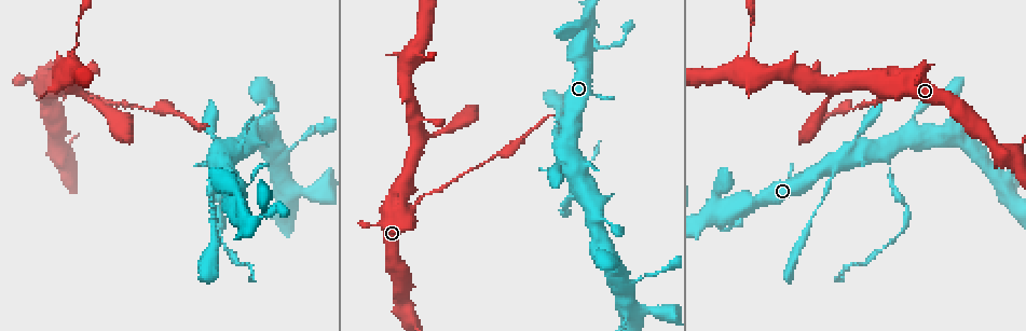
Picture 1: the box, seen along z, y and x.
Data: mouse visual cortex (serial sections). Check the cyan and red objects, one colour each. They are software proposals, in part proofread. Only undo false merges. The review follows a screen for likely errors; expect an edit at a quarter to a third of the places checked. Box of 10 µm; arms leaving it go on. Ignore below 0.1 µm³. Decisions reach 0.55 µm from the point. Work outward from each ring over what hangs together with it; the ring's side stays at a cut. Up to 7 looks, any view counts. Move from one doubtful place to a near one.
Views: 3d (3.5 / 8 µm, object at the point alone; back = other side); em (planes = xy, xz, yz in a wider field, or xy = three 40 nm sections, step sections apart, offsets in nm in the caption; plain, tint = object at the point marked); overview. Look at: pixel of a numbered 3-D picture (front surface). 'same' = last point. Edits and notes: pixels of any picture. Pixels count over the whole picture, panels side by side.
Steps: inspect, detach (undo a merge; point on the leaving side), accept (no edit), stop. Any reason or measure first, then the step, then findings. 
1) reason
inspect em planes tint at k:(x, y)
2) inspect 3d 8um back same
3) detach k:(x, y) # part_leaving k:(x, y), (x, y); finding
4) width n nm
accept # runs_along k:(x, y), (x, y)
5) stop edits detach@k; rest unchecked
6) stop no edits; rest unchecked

thin neck
inspect 3d 3.5um at 1:(94, 100)

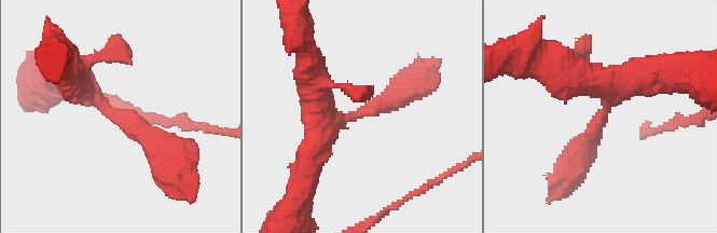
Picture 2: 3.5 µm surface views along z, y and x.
inspect em planes plain at 2:(601, 118)

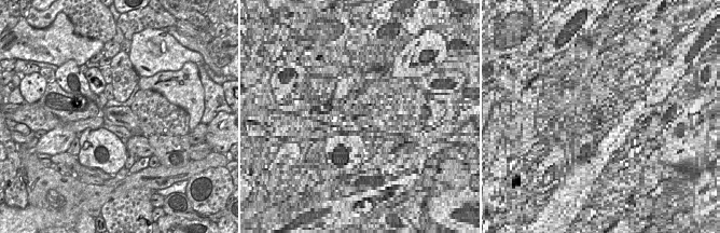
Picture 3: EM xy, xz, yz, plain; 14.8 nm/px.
inspect em planes tint same

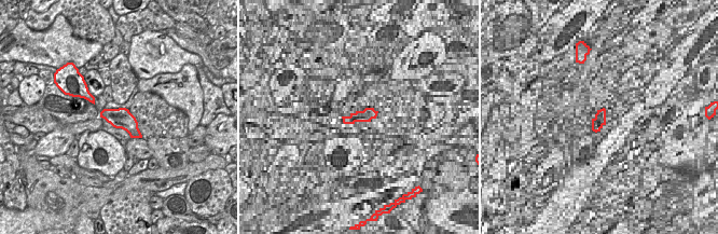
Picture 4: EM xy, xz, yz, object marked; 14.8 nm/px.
accept # runs_along 2:(74, 79), (145, 135), (164, 165); continuous, no second cell

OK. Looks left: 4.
three-way junction
inspect 3d 3.5um at 1:(888, 155)

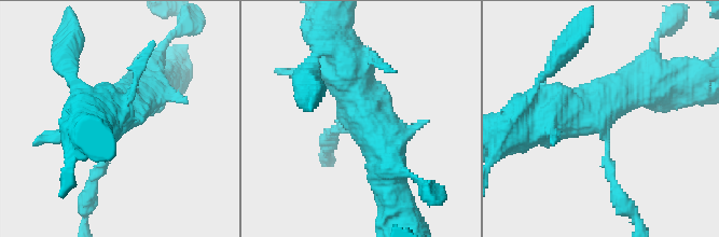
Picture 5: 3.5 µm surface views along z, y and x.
now the EM
inspect em xy step 2 tint at 5:(597, 123)

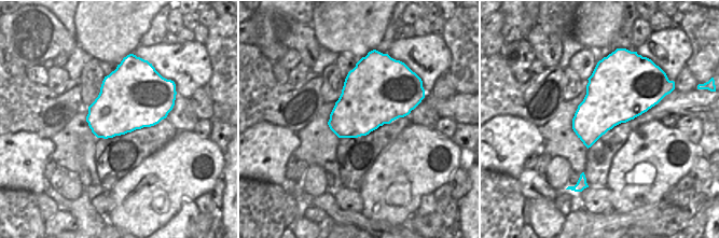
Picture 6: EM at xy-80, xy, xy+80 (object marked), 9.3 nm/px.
inspect em xy step 3 tint same

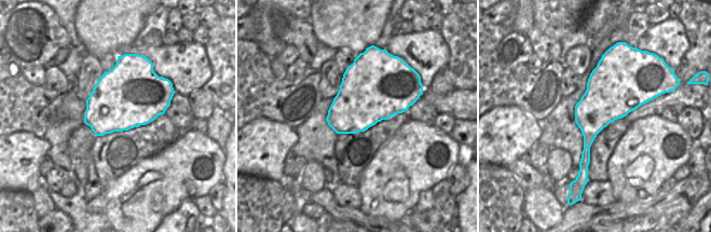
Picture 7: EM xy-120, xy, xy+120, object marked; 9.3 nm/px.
detach 5:(94, 178) # border 7:(584, 148), (589, 149); two cells meet here

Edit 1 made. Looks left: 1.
stop edits detach@5; rest unchecked

